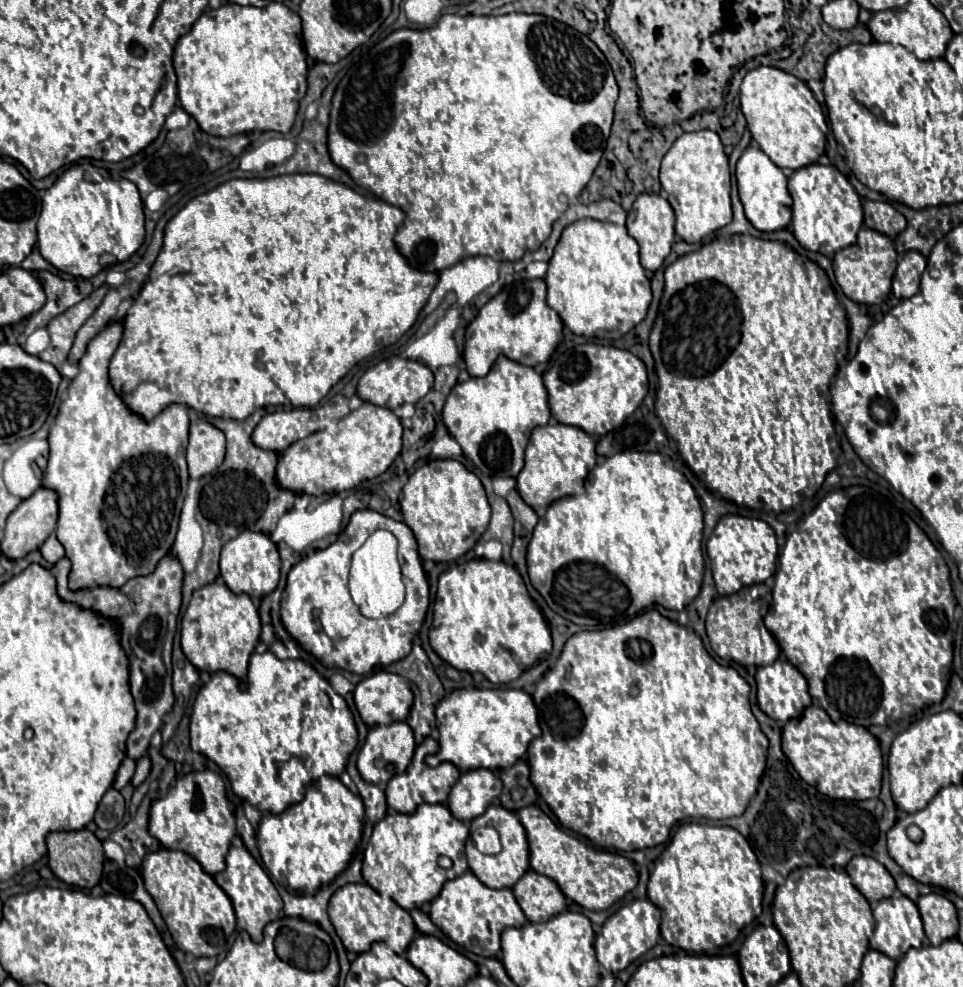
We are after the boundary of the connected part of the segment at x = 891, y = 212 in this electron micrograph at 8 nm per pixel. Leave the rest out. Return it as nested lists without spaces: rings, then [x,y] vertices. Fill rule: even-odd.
[[[865,200],[863,212],[865,212],[865,226],[871,230],[877,230],[889,238],[895,238],[899,232],[905,230],[905,224],[907,224],[905,216],[887,202]]]

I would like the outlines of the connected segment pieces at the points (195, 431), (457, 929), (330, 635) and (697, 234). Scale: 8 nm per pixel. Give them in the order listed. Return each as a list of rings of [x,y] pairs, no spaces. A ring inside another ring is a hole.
[[[205,420],[191,424],[187,445],[187,465],[191,478],[211,474],[225,458],[225,434]]]
[[[467,870],[463,876],[445,882],[441,894],[431,902],[429,916],[433,924],[439,926],[457,946],[463,946],[465,950],[487,958],[493,958],[499,952],[499,936],[505,928],[521,928],[527,922],[523,910],[519,908],[509,888],[487,888],[473,876],[471,870]]]
[[[361,510],[351,516],[347,528],[339,534],[337,542],[333,542],[325,550],[317,550],[315,554],[303,558],[291,568],[285,594],[281,598],[281,620],[287,632],[299,642],[299,646],[313,654],[323,666],[337,666],[355,674],[371,674],[373,668],[389,666],[411,652],[411,640],[421,628],[427,608],[429,584],[421,566],[421,558],[417,554],[417,542],[413,532],[403,522],[391,520],[375,510]],[[377,528],[395,534],[399,542],[397,558],[405,584],[405,602],[383,620],[363,616],[347,588],[351,556]]]
[[[711,130],[689,132],[675,140],[661,162],[661,188],[677,216],[677,236],[685,242],[699,242],[707,234],[731,222],[731,172],[729,160],[719,136]]]

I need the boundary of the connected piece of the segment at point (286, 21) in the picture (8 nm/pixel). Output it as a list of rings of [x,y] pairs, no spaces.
[[[273,2],[265,8],[239,4],[225,4],[217,10],[207,8],[193,24],[191,32],[177,40],[173,66],[181,108],[193,116],[207,134],[235,136],[253,130],[275,130],[285,134],[291,130],[299,100],[307,90],[307,56],[301,44],[301,18],[281,2]]]

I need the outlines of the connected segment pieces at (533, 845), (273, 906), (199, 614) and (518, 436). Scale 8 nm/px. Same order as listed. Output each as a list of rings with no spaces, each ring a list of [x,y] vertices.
[[[525,806],[517,812],[521,824],[527,830],[529,850],[531,850],[531,868],[537,874],[543,874],[557,882],[561,892],[587,910],[607,910],[613,902],[623,898],[629,890],[637,886],[635,864],[607,850],[587,846],[585,842],[569,836],[537,806]]]
[[[231,848],[227,854],[227,868],[225,872],[213,876],[215,882],[227,892],[227,896],[233,902],[233,910],[237,916],[237,926],[241,930],[245,930],[253,942],[261,942],[263,940],[263,928],[281,918],[281,910],[283,910],[283,902],[281,896],[277,892],[277,888],[273,886],[271,878],[265,874],[265,870],[257,864],[257,860],[247,852],[247,848]]]
[[[223,582],[207,584],[193,592],[187,612],[181,620],[181,648],[187,660],[203,672],[229,672],[237,678],[247,676],[249,656],[261,634],[257,608],[247,594],[231,592]]]
[[[499,356],[483,378],[469,378],[453,388],[443,408],[443,422],[463,454],[477,470],[489,476],[515,478],[523,468],[523,452],[533,428],[545,426],[551,412],[541,374],[533,368]]]

